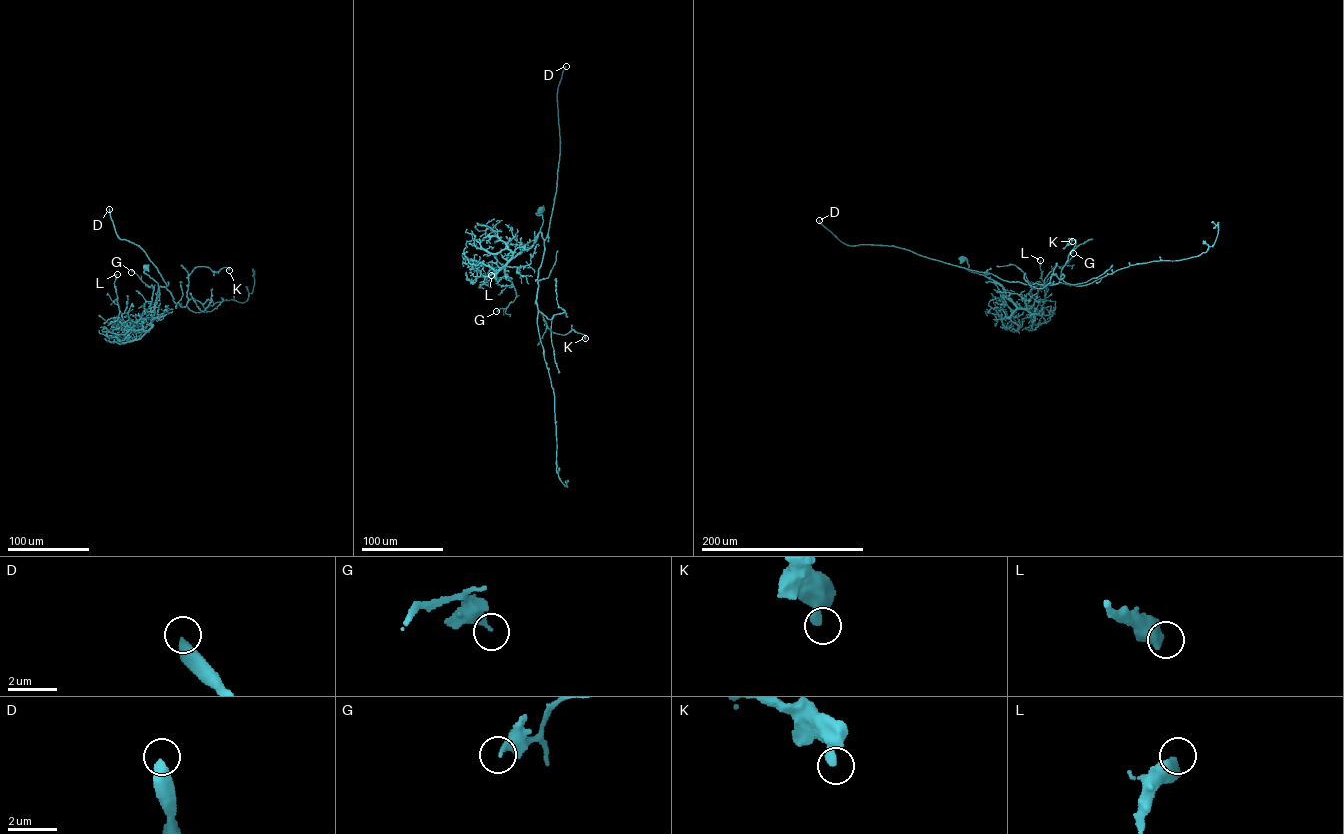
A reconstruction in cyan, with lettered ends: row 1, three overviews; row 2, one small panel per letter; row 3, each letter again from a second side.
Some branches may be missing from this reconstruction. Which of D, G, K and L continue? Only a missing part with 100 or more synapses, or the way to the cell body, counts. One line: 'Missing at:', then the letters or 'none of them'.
Missing at: D

